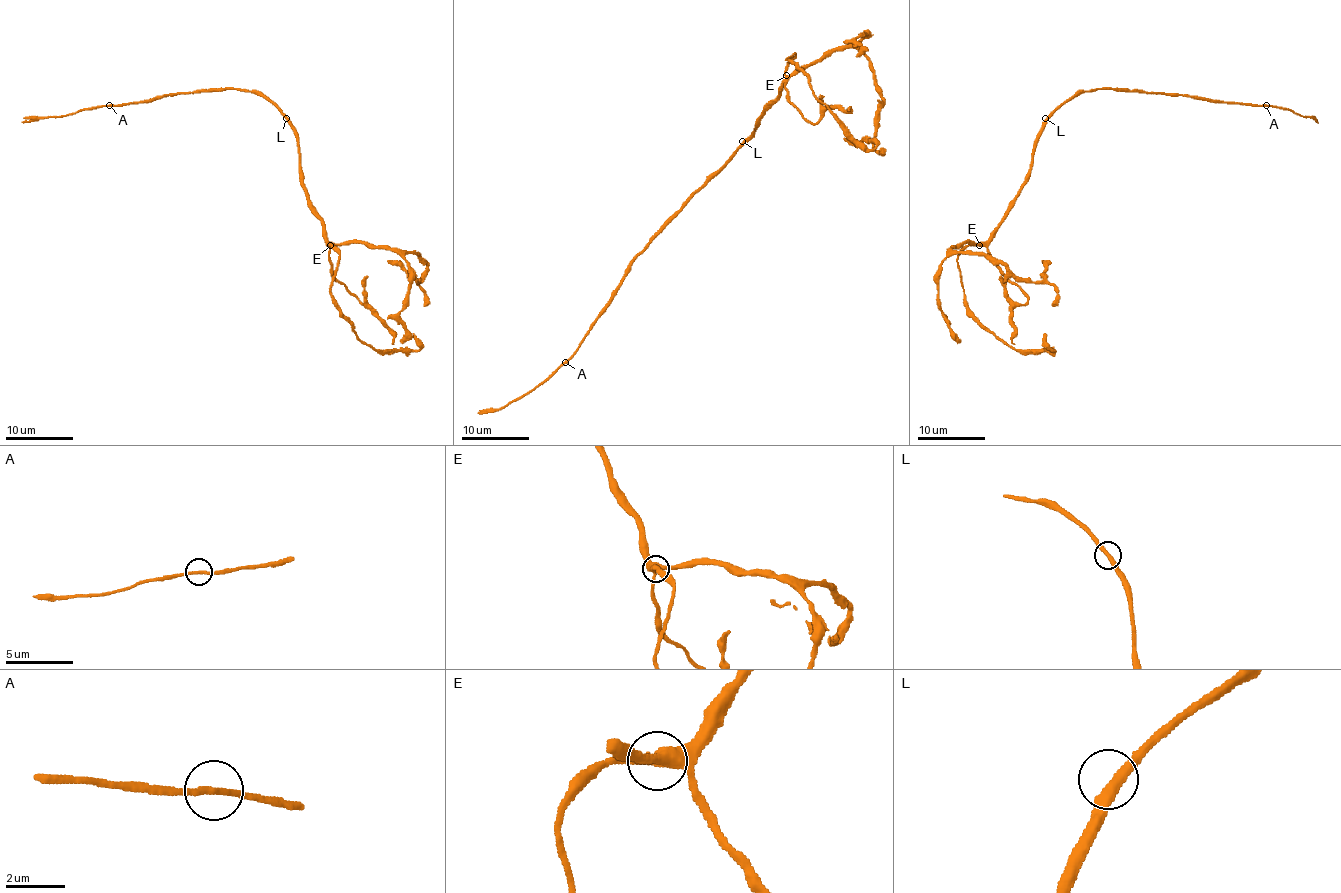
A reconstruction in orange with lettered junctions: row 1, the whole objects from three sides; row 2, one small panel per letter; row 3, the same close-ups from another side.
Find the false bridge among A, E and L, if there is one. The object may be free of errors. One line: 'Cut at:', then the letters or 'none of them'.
Cut at: none of them

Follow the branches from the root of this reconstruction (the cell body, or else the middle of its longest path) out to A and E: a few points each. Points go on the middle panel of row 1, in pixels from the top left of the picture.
A: (744, 143), (634, 260), (611, 303), (565, 363)
E: (744, 143), (754, 133), (759, 118), (778, 97), (778, 87), (786, 75)

